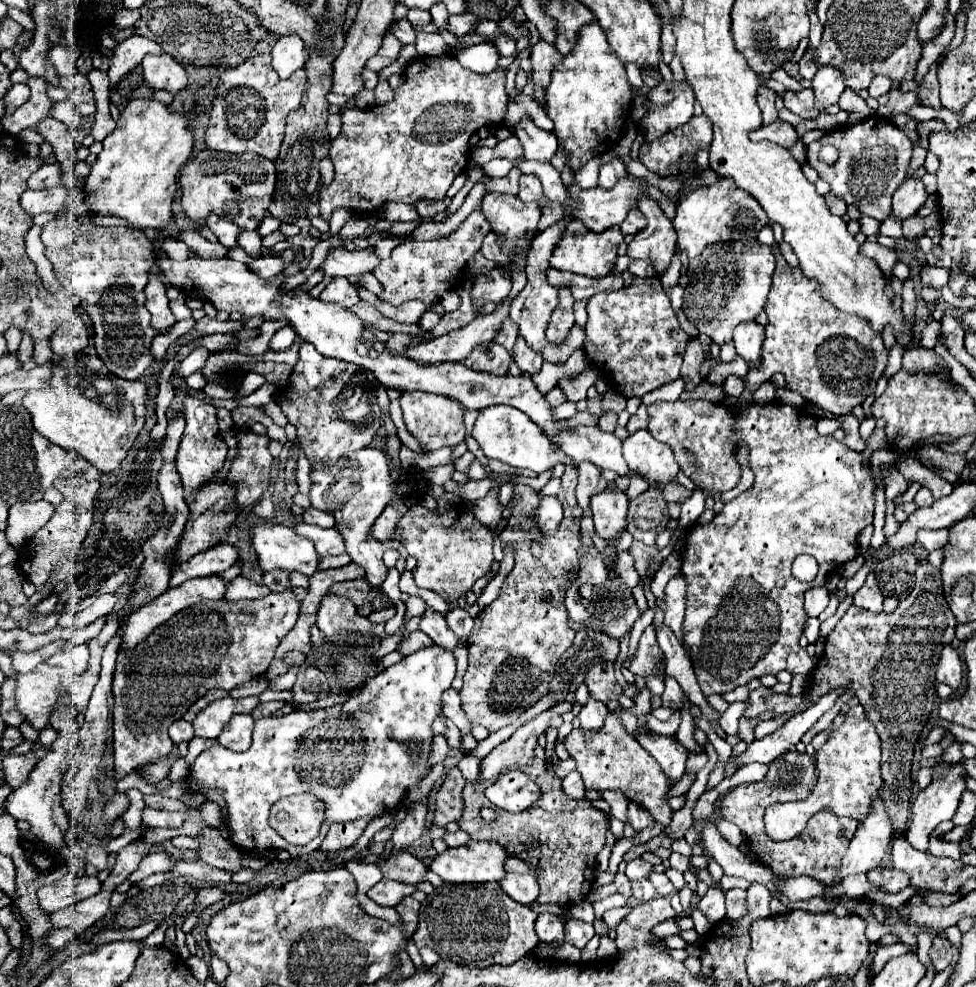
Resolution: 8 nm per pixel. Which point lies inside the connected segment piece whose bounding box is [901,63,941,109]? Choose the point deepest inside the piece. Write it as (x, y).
(928, 92)

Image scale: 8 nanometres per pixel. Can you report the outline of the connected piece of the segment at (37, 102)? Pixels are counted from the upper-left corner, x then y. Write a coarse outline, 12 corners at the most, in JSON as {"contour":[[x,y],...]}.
{"contour":[[31,77],[31,99],[1,119],[3,131],[37,125],[49,115],[53,101],[43,79]]}

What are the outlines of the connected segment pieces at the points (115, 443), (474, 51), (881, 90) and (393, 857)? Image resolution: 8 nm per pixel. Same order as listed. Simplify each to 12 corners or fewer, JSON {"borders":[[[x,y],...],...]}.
{"borders":[[[93,347],[21,403],[43,437],[101,473],[143,429],[145,383]],[[481,43],[459,51],[463,67],[489,75],[497,69],[499,53]],[[875,77],[869,91],[871,97],[889,93],[891,81],[887,77]],[[407,851],[379,863],[383,877],[417,885],[427,871]]]}

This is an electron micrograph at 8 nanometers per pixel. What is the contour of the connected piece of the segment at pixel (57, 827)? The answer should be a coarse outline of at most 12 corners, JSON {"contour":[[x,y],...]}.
{"contour":[[61,695],[59,737],[11,791],[5,811],[47,845],[65,847],[61,779],[79,745],[77,711]]}

